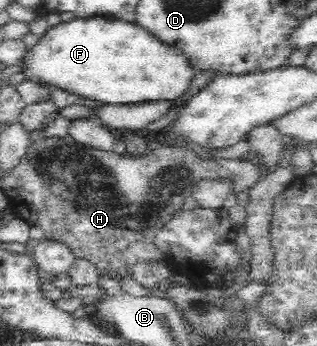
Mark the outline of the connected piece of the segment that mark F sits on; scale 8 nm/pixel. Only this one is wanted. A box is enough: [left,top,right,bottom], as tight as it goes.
[22,17,196,105]

